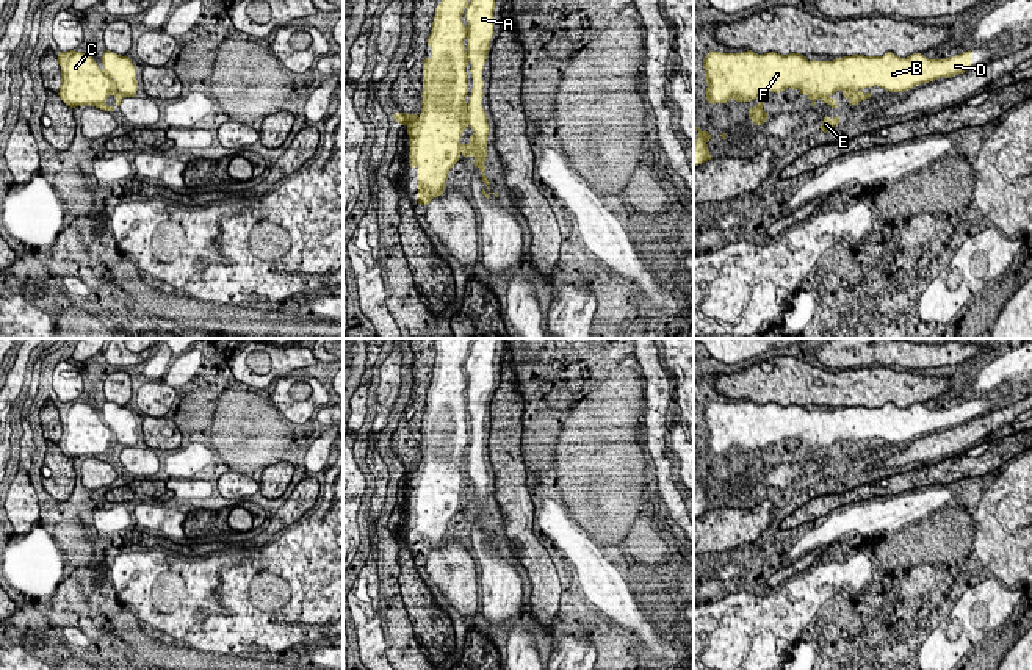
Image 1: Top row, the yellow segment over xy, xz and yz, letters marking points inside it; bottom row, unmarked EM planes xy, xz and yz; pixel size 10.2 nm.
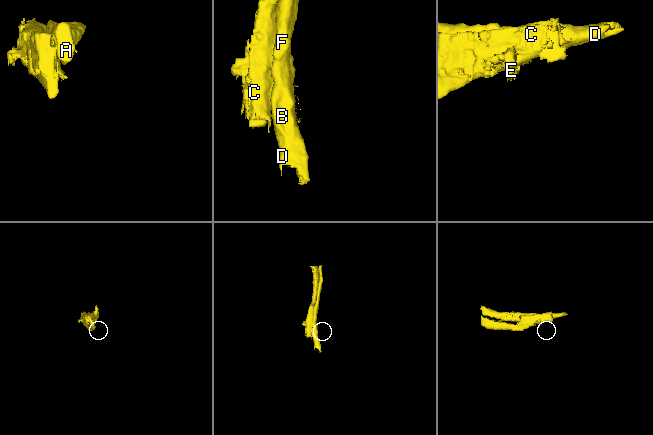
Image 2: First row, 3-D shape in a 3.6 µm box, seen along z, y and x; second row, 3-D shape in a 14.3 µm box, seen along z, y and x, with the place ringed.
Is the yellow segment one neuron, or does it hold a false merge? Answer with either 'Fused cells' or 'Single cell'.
Fused cells

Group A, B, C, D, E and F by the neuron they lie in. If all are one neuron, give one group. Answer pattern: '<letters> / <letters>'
A B D F / C E

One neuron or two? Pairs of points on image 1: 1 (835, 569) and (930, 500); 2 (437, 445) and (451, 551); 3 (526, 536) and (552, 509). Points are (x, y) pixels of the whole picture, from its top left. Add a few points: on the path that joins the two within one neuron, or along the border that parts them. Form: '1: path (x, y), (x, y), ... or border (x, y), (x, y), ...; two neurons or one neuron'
1: border (833, 551), (852, 553), (869, 543), (876, 553); two neurons
2: border (442, 543), (426, 554); two neurons
3: border (533, 504), (534, 526); two neurons

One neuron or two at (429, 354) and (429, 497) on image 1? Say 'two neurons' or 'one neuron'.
one neuron

